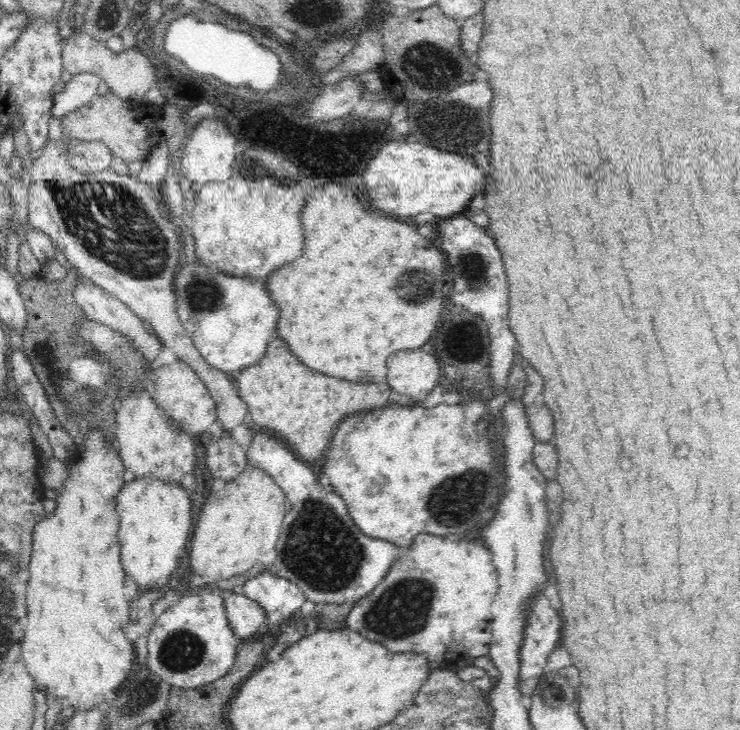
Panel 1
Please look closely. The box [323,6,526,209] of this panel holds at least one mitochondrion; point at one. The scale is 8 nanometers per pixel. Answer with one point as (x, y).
(431, 69)

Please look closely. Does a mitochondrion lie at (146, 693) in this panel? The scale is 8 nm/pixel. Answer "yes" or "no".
yes

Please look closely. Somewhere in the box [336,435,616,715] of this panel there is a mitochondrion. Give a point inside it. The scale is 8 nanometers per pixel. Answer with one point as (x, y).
(402, 611)

